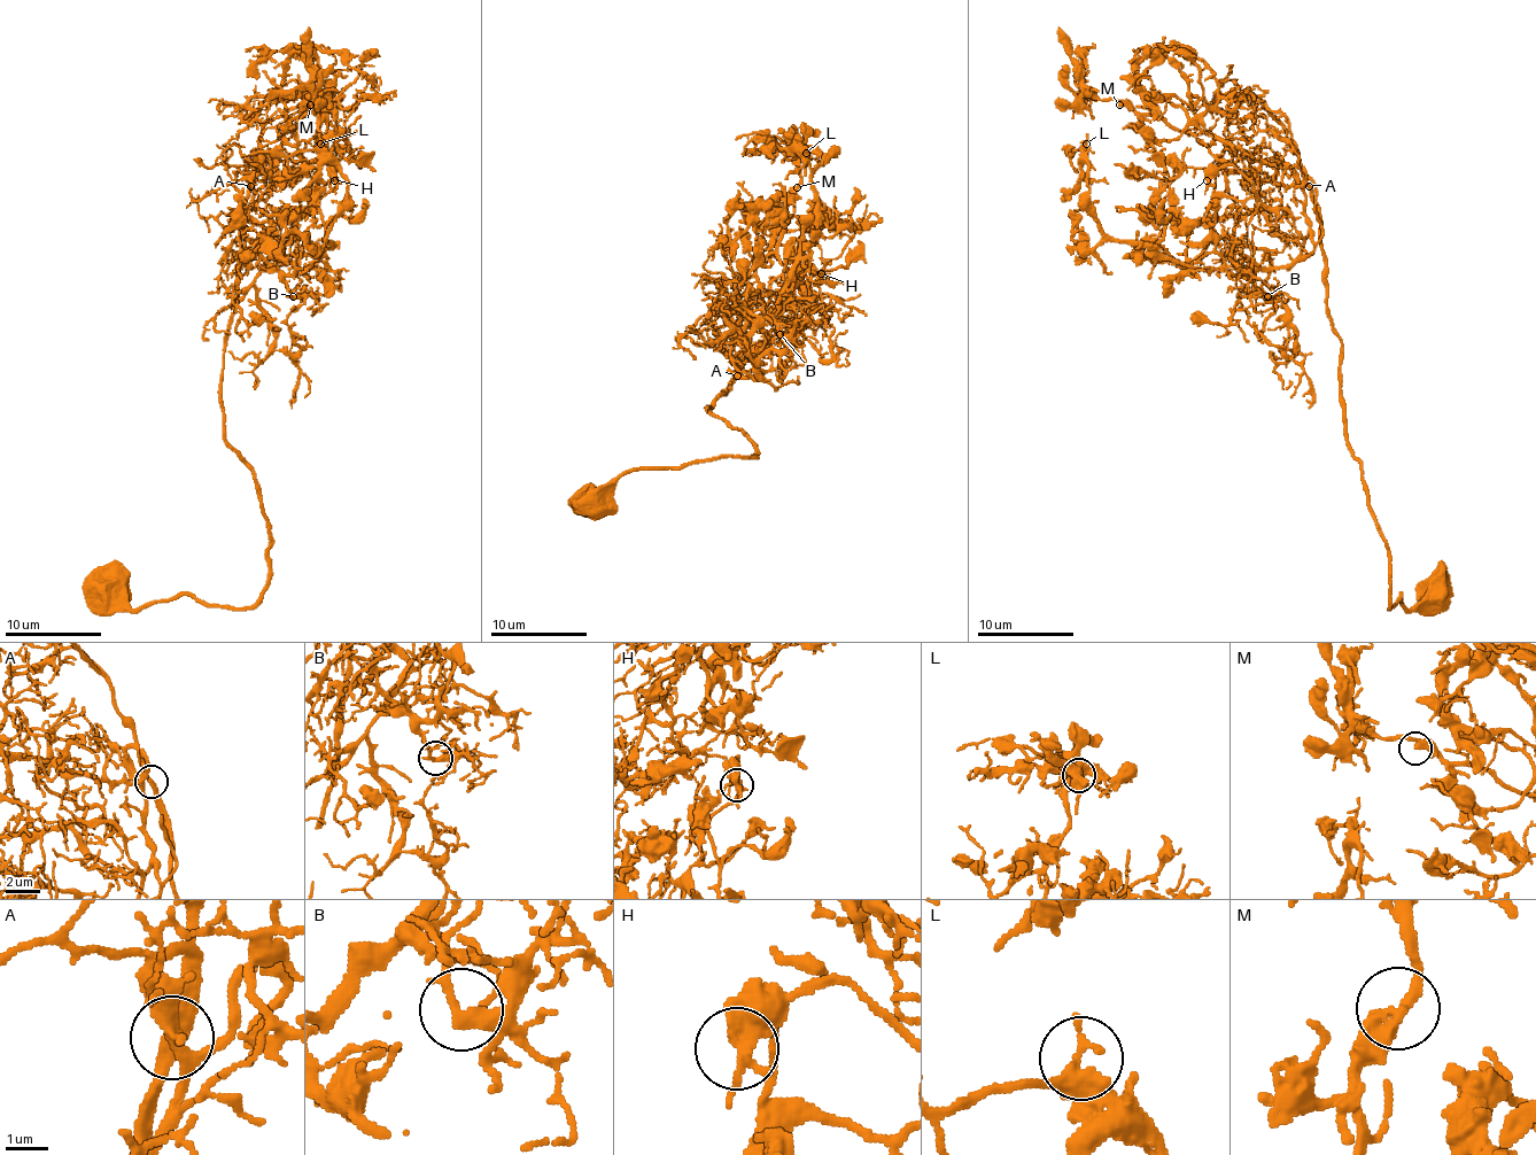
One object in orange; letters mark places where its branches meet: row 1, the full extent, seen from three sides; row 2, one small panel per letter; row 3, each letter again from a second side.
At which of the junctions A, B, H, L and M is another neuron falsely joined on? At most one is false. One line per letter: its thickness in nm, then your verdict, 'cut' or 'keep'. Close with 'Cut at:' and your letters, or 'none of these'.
A: 320 nm | keep
B: 300 nm | keep
H: 360 nm | keep
L: 340 nm | keep
M: 400 nm | keep
Cut at: none of these

